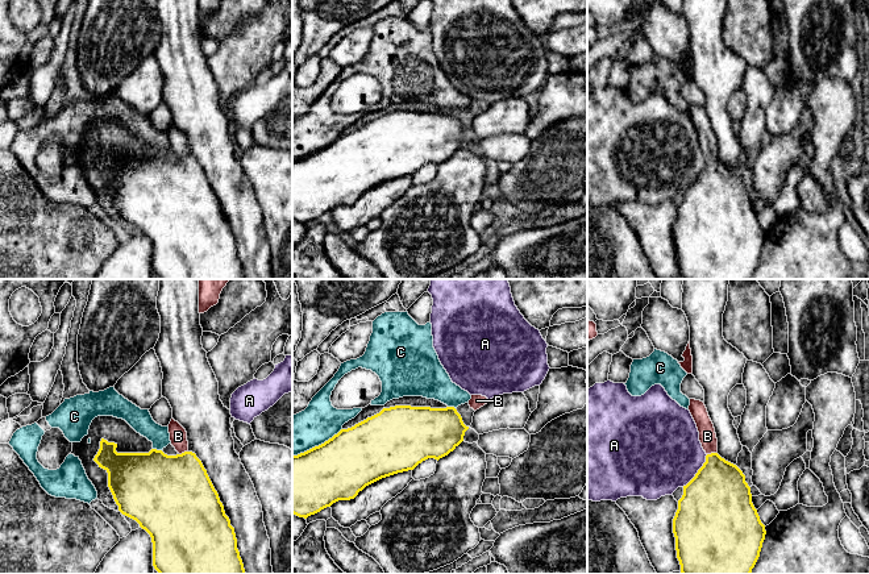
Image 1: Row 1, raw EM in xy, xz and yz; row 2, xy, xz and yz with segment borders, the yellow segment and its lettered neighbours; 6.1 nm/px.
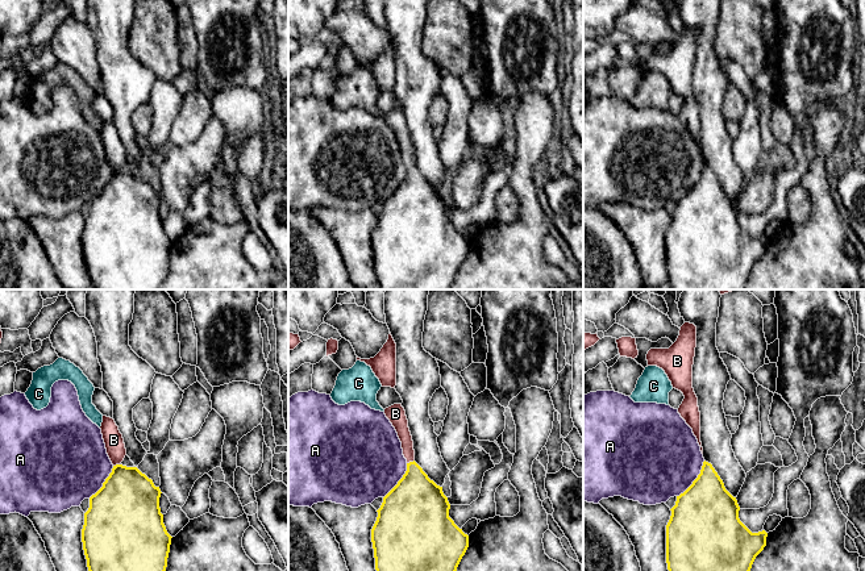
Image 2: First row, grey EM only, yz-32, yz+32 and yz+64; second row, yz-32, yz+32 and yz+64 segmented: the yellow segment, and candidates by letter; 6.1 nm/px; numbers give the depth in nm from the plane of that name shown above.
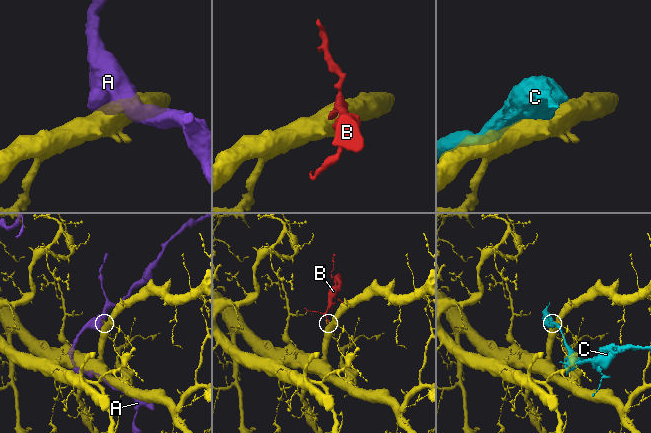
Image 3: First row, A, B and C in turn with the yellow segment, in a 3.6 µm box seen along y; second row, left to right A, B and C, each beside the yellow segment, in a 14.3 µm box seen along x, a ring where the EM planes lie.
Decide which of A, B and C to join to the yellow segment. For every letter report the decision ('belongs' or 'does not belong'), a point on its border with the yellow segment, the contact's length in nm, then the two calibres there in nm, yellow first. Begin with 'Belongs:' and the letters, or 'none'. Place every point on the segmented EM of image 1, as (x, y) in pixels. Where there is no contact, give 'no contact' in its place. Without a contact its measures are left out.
Belongs: B
A: does not belong; meets yellow in yz at (698, 471); contact 260 nm long; 440 nm thick on the yellow side, 480 nm on the other
B: belongs; meets yellow in yz at (711, 453); contact 70 nm long; 360 nm thick on the yellow side, 110 nm on the other
C: does not belong; meets yellow in xz at (316, 446); contact 340 nm long; 380 nm thick on the yellow side, 240 nm on the other

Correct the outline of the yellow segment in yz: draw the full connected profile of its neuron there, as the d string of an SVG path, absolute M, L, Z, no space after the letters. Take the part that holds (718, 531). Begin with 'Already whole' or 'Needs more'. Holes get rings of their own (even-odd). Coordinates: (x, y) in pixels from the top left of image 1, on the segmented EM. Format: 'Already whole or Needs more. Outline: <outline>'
Needs more. Outline: M690 399L706 462L683 486L673 519L682 574L750 574L765 525L752 503L745 475L718 454L714 424L703 402Z

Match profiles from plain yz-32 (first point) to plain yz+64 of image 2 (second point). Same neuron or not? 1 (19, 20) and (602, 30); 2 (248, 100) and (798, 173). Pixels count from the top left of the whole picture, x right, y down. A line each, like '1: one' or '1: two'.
1: one
2: two

